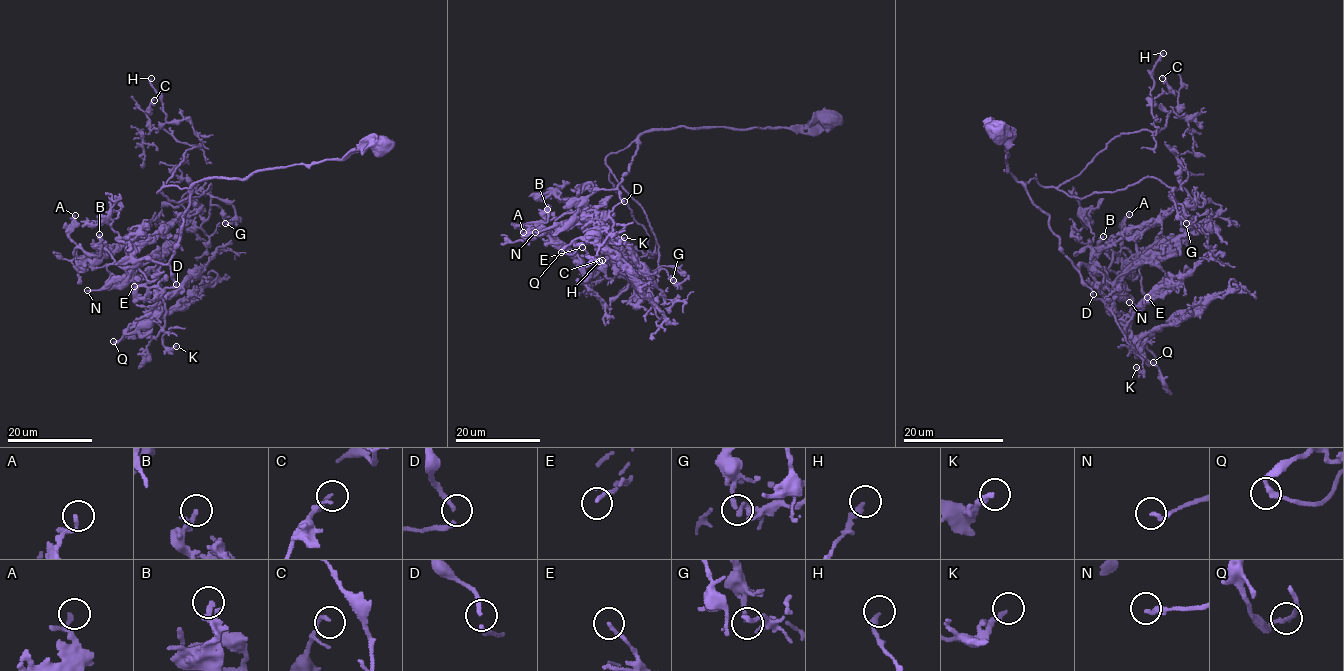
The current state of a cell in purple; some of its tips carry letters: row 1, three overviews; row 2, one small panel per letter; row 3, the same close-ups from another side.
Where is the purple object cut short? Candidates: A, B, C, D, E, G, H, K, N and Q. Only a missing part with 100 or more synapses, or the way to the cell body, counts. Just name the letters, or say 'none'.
K

